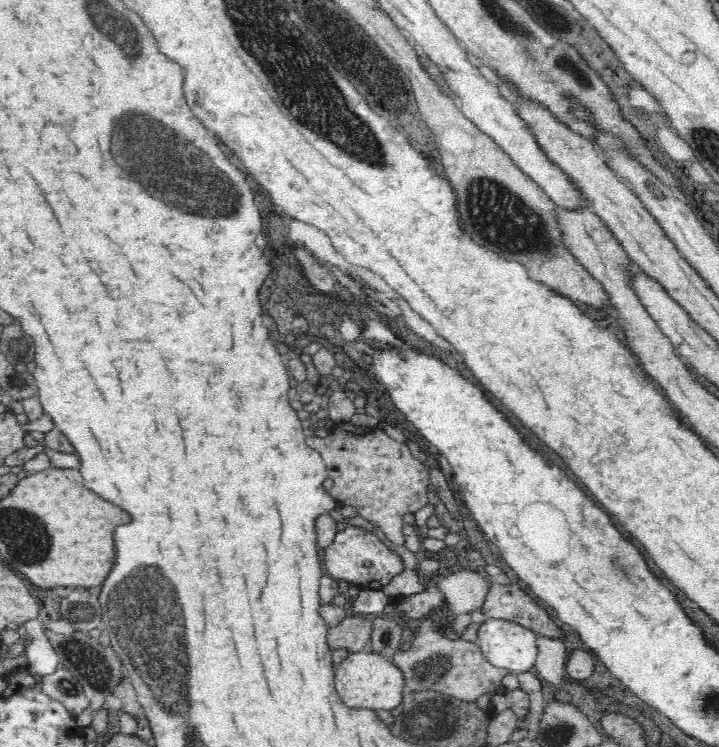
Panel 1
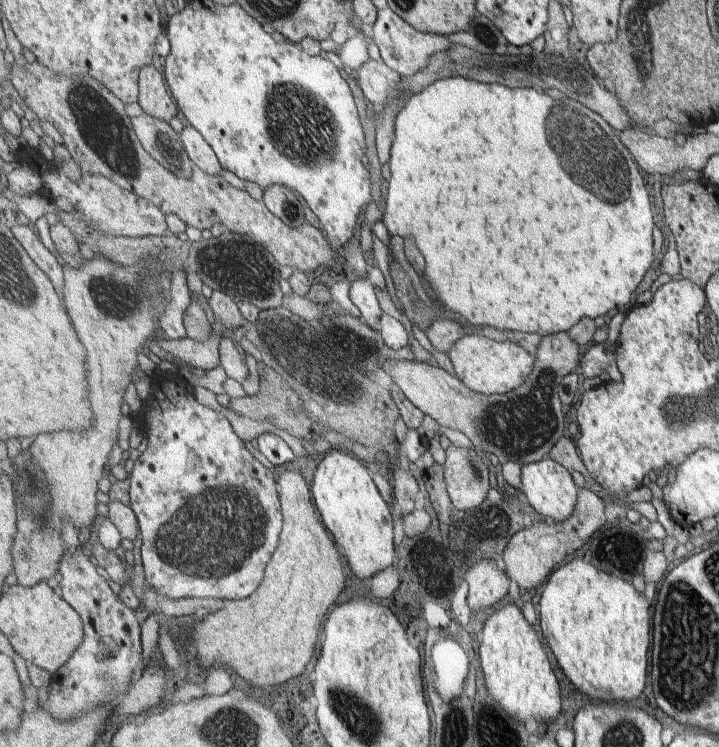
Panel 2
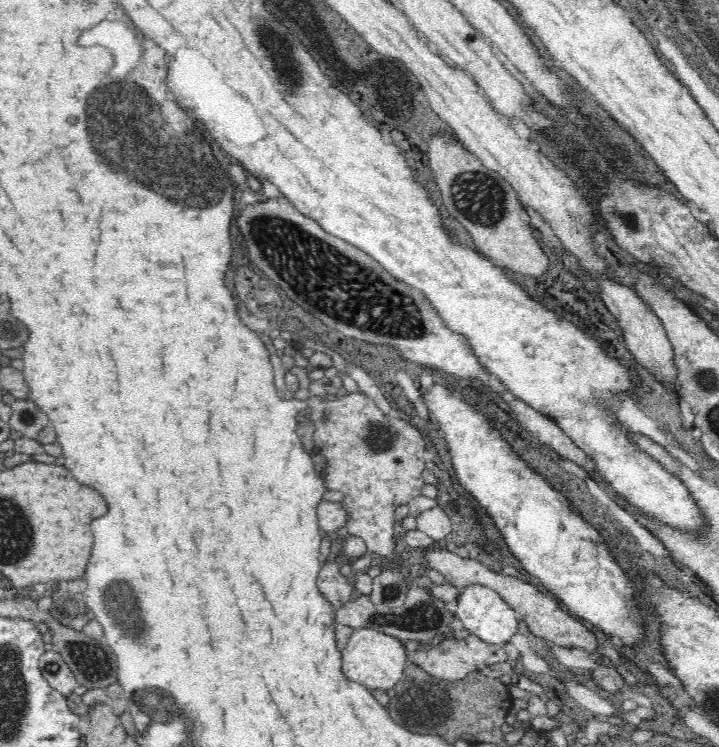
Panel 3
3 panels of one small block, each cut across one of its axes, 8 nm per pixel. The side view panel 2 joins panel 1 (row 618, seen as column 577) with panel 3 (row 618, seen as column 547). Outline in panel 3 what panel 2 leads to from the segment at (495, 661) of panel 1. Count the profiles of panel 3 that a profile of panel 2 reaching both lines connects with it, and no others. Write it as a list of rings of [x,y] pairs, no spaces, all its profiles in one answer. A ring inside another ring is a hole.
[[[464,584],[458,590],[460,596],[453,609],[461,633],[474,634],[486,642],[504,646],[506,640],[517,632],[519,622],[517,612],[495,590],[483,584]]]

